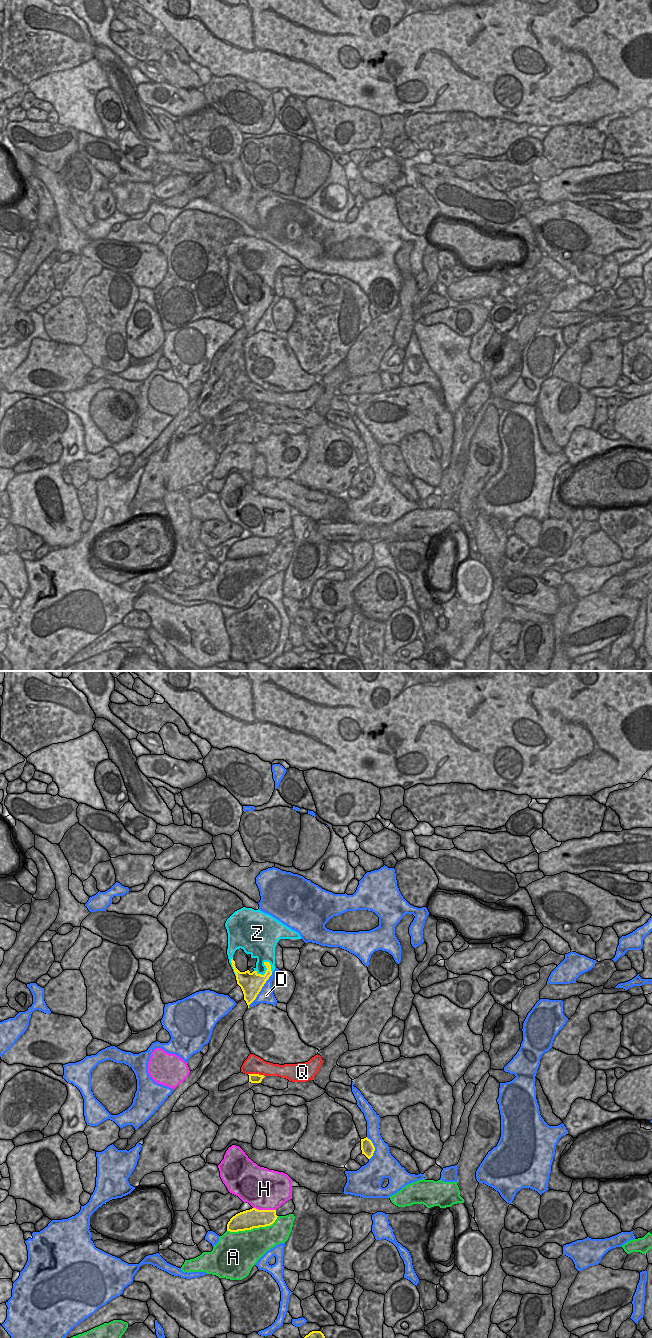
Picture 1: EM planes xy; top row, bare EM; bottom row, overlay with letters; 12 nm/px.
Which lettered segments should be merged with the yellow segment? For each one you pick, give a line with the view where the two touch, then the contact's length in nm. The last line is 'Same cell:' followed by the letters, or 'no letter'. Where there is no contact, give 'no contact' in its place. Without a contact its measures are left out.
Z: xy | 220 nm
Same cell: Z

